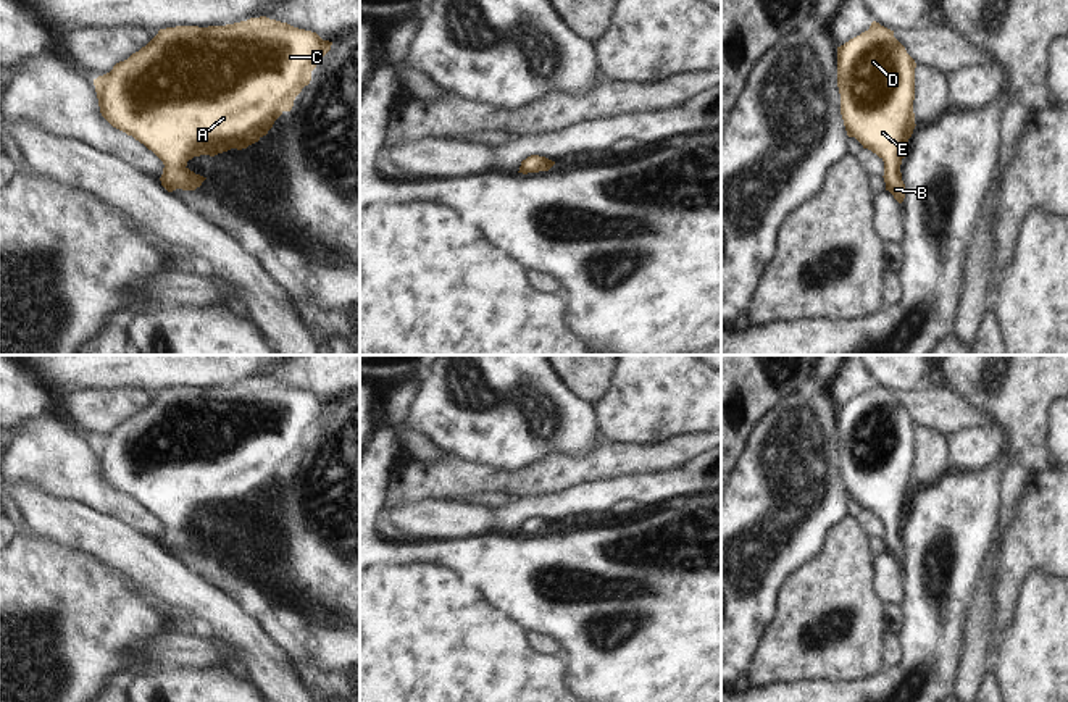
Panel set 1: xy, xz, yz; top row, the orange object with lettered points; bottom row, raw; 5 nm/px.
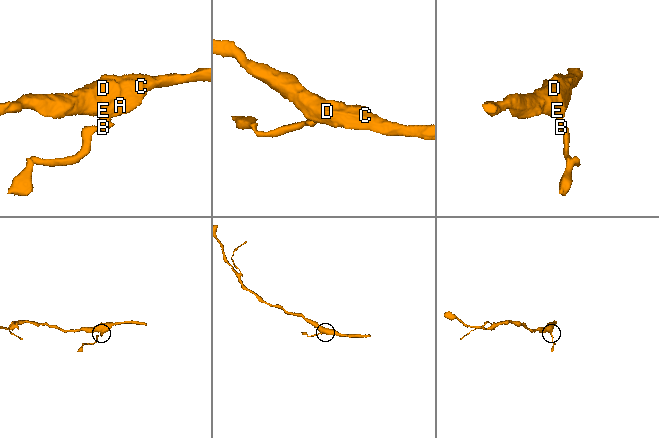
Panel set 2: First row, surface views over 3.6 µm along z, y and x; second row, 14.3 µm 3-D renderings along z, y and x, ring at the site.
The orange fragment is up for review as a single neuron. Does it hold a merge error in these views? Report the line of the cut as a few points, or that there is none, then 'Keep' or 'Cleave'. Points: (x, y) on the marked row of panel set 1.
No split. Keep

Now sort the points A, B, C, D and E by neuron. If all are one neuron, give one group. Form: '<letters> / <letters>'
A B C D E

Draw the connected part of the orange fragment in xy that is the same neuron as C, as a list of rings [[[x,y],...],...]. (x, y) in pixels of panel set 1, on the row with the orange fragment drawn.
[[[266,16],[226,26],[176,26],[160,29],[158,34],[127,60],[94,79],[102,116],[116,129],[132,136],[152,150],[165,165],[161,186],[195,190],[207,179],[187,168],[194,157],[247,148],[273,127],[274,121],[290,111],[295,97],[311,81],[311,71],[331,50],[332,42],[316,32],[294,27]]]

